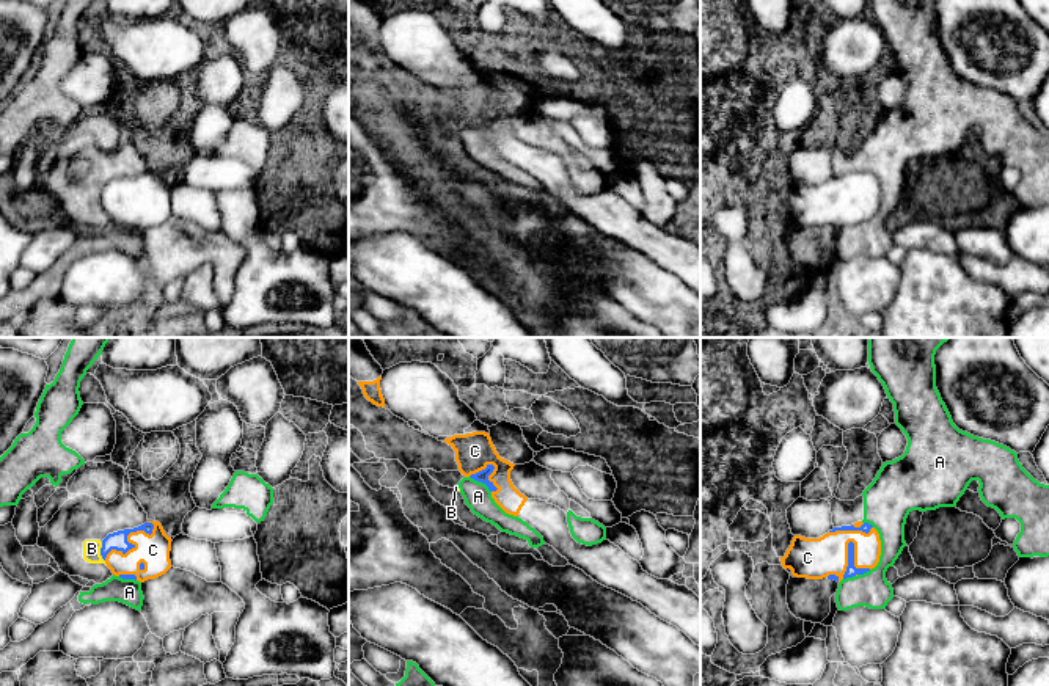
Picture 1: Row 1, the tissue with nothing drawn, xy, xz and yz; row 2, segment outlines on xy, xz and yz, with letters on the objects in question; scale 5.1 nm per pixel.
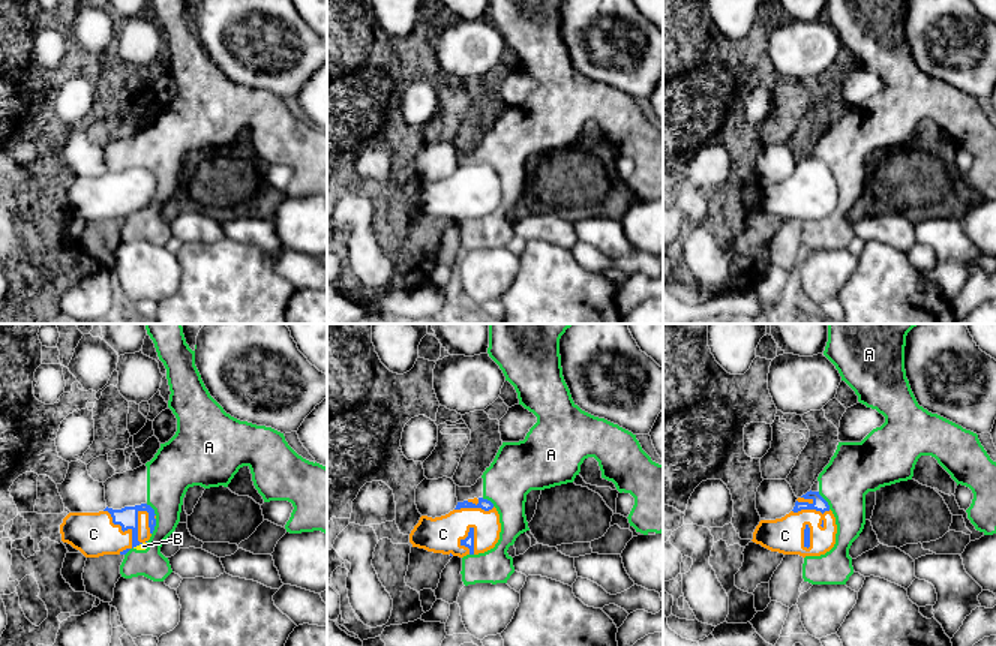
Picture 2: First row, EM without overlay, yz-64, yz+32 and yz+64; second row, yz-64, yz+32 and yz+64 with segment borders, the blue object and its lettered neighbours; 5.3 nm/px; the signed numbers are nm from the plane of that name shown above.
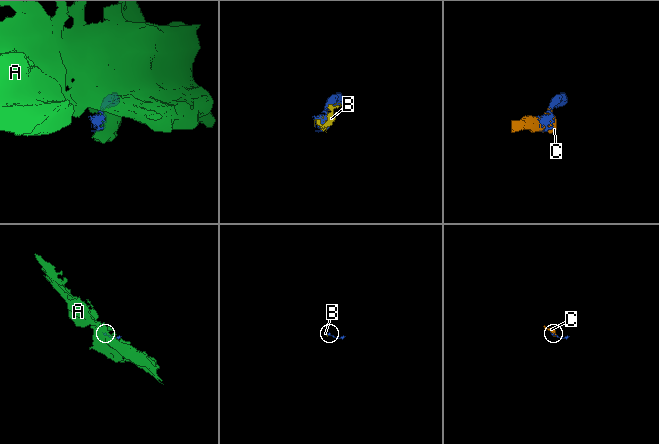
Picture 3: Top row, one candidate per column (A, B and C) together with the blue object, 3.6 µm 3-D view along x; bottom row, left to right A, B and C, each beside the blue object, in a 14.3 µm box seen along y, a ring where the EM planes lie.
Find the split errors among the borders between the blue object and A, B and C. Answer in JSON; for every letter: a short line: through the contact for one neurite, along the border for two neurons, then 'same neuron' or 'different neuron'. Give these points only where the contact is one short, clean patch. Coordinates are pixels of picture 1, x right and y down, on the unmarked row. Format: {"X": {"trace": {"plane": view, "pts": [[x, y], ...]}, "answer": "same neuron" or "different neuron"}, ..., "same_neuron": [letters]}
{"A": {"answer": "different neuron"}, "B": {"trace": {"plane": "xy", "pts": [[101, 190], [101, 206], [104, 209]]}, "answer": "different neuron"}, "C": {"answer": "same neuron"}, "same_neuron": ["C"]}

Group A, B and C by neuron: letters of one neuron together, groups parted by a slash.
A B / C

